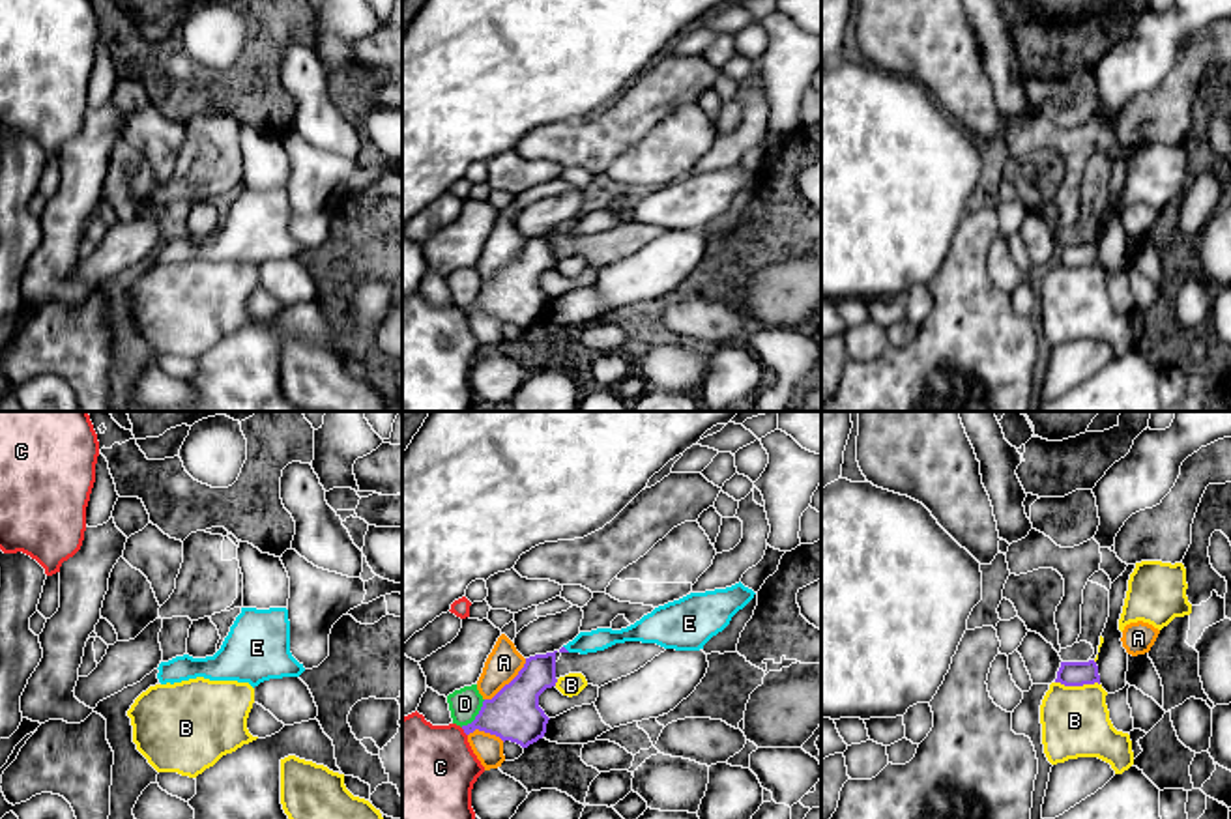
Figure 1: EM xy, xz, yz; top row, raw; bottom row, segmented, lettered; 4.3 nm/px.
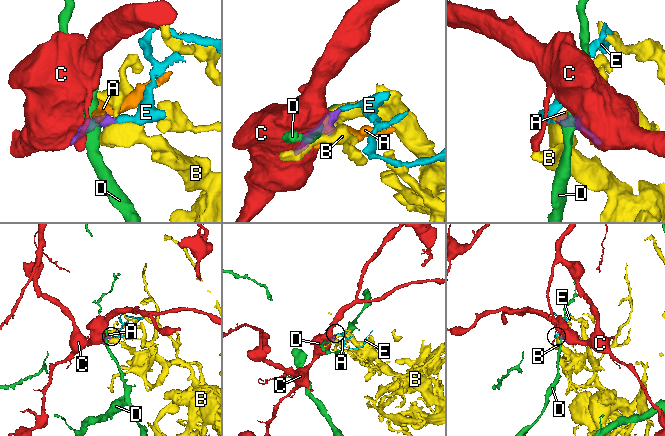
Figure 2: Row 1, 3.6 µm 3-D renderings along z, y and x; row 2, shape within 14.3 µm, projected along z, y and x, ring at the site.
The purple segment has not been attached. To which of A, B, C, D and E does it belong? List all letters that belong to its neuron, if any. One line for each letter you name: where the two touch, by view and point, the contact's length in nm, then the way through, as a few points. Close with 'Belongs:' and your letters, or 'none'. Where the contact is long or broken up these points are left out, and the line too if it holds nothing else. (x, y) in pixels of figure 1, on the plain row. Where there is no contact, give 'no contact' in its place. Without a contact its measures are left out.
E: contact xz (565, 230); length 40 nm; way xz (562, 230), (565, 230), (597, 221)
Belongs: E

